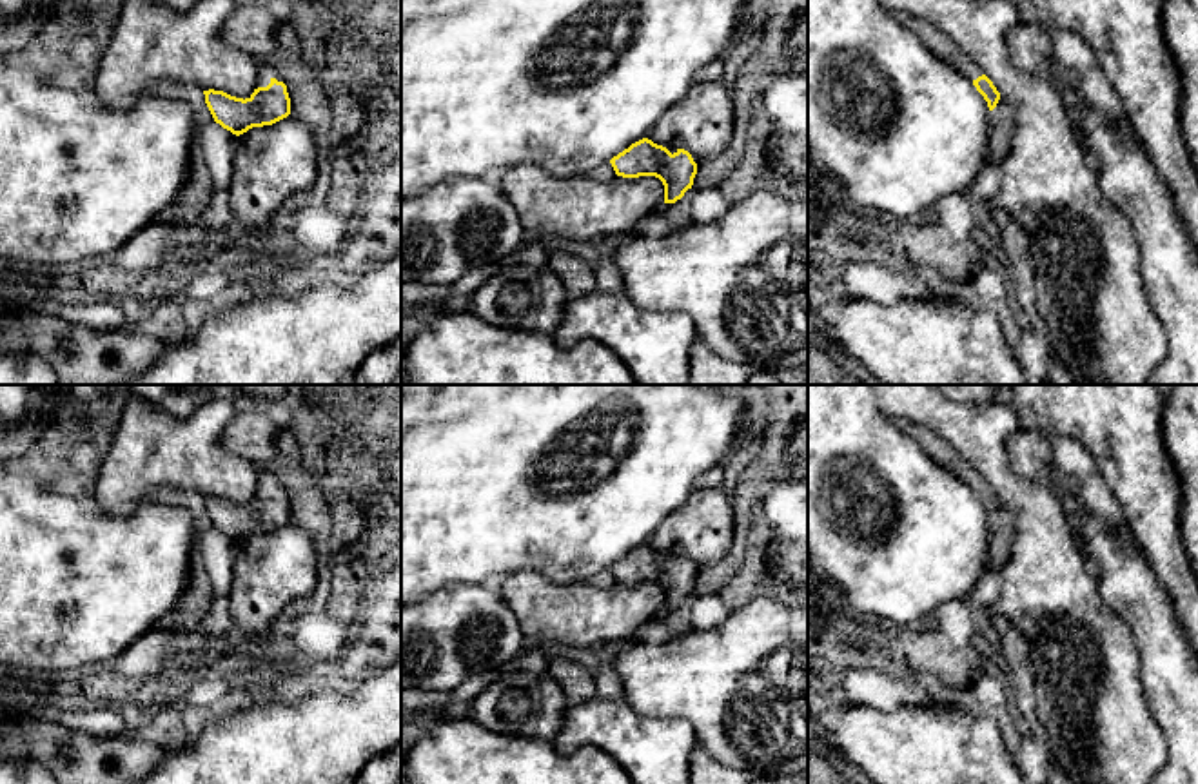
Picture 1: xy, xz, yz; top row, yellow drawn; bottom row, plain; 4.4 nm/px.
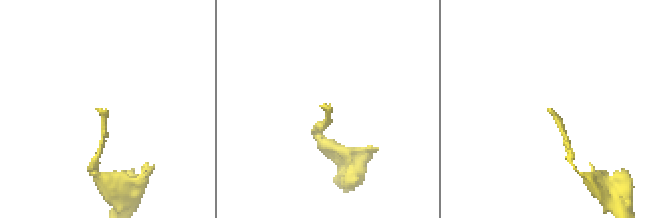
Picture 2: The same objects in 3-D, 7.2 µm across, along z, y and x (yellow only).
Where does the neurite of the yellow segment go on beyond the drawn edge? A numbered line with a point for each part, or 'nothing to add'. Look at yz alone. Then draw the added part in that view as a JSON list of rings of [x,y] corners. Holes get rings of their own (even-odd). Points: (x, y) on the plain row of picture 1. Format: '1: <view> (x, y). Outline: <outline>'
1: yz (932, 443). Outline: [[[895,419],[895,423],[940,466],[953,472],[969,488],[984,481],[984,477],[973,468],[942,436],[917,425],[909,419]]]

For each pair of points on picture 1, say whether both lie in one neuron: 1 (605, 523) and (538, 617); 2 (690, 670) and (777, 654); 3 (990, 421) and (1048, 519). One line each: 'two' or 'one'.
1: two
2: one
3: one

